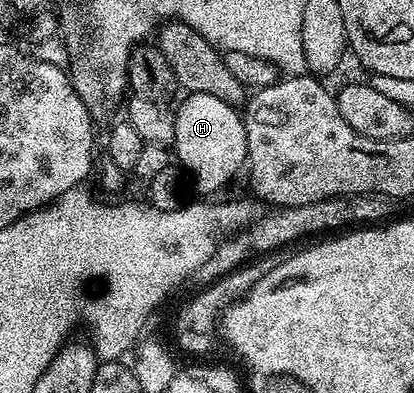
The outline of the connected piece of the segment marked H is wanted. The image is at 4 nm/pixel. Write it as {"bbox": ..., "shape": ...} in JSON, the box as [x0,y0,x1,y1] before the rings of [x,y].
{"bbox":[174,93,248,197],"shape":[[[188,93],[183,96],[180,107],[175,108],[174,121],[174,155],[180,158],[179,166],[186,172],[187,178],[201,191],[201,196],[208,197],[211,191],[220,191],[236,174],[241,174],[248,157],[248,142],[244,128],[243,114],[218,97],[210,97],[210,93]]]}

